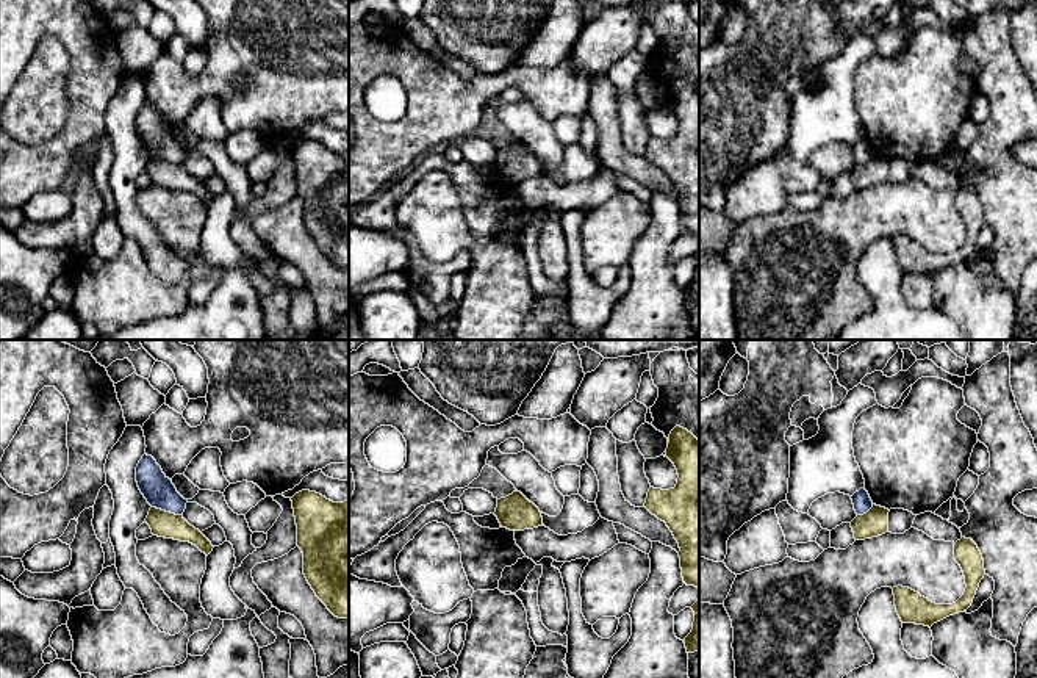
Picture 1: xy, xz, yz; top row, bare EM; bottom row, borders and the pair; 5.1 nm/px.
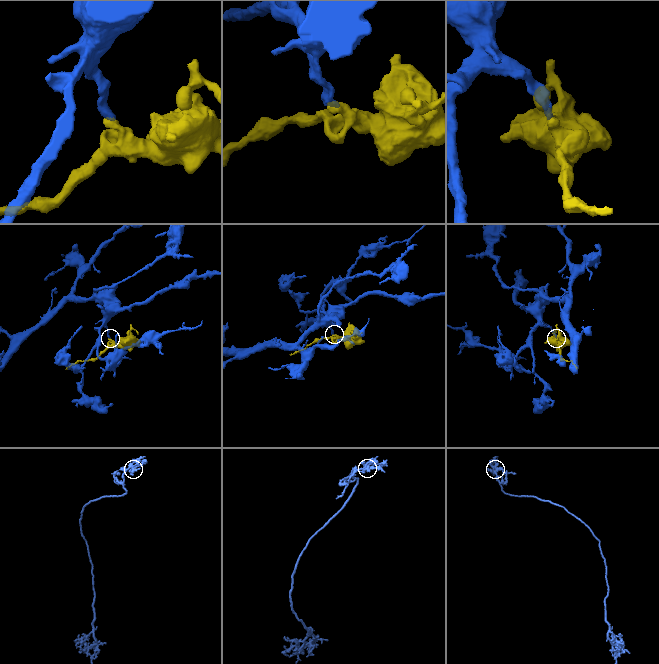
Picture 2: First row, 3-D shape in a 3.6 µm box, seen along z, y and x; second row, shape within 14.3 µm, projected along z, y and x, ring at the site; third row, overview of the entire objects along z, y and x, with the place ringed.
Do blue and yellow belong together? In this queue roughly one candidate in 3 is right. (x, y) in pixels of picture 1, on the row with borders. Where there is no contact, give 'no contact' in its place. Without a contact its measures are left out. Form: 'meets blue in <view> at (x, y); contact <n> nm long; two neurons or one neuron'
meets blue in xy at (166, 511); contact 160 nm long; two neurons

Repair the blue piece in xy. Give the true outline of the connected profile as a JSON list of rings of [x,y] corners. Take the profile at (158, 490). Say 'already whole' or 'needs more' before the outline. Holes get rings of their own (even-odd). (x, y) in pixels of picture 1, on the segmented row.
already whole | [[[144,454],[136,467],[136,482],[152,507],[181,515],[185,499],[152,456]]]

